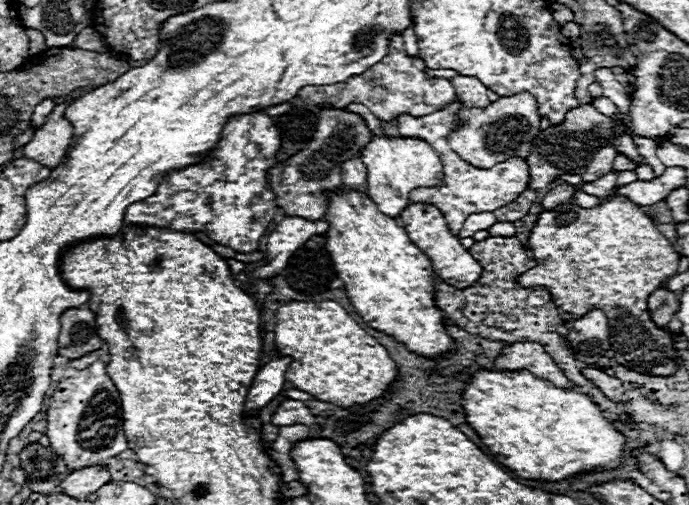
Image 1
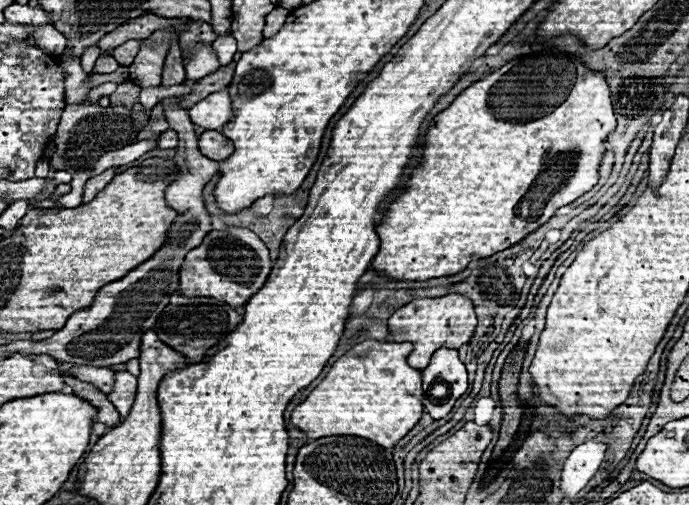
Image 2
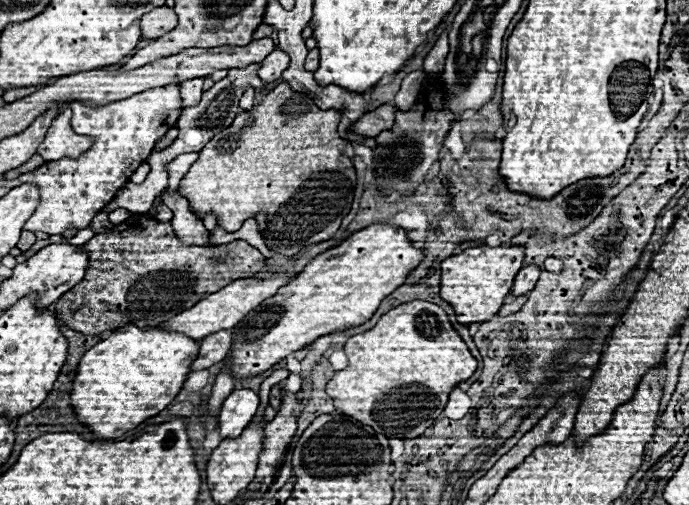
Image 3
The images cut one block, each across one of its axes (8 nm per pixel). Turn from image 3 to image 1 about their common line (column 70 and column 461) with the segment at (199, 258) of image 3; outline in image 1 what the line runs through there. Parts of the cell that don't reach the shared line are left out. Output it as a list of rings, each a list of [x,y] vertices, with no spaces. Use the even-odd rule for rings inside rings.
[[[490,236],[482,242],[474,242],[474,246],[468,248],[468,252],[472,252],[472,258],[484,268],[484,276],[480,276],[480,280],[476,280],[476,284],[468,288],[456,288],[442,280],[436,280],[436,308],[440,308],[452,324],[464,328],[466,332],[472,332],[474,336],[484,336],[488,340],[504,340],[504,342],[536,340],[538,344],[544,344],[552,360],[556,360],[556,364],[564,368],[564,376],[568,376],[574,382],[574,386],[580,388],[588,386],[588,394],[592,396],[592,400],[600,404],[600,408],[604,408],[604,416],[608,418],[614,416],[614,420],[626,424],[632,422],[632,418],[626,414],[624,404],[616,404],[606,396],[602,396],[602,392],[580,374],[572,350],[566,342],[568,326],[558,316],[558,306],[552,302],[550,292],[544,286],[524,288],[516,282],[516,276],[536,266],[536,260],[526,256],[526,248],[520,244],[520,240],[516,236],[512,238]]]

